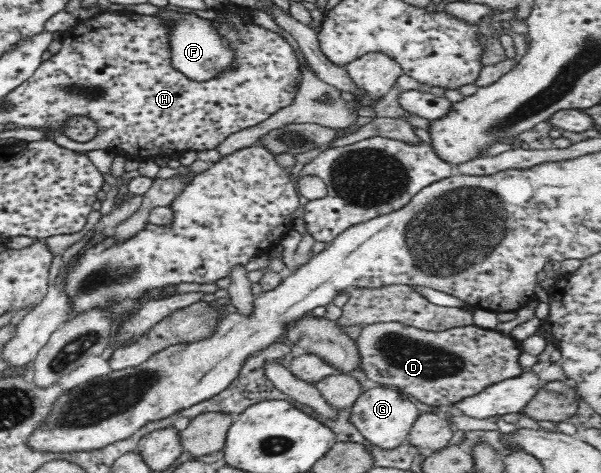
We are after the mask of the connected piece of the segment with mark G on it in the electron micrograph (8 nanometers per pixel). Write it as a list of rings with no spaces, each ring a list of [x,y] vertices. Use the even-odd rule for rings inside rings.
[[[379,386],[368,389],[360,396],[350,408],[349,419],[359,430],[360,436],[382,450],[394,450],[408,439],[412,424],[421,412],[396,388]]]

